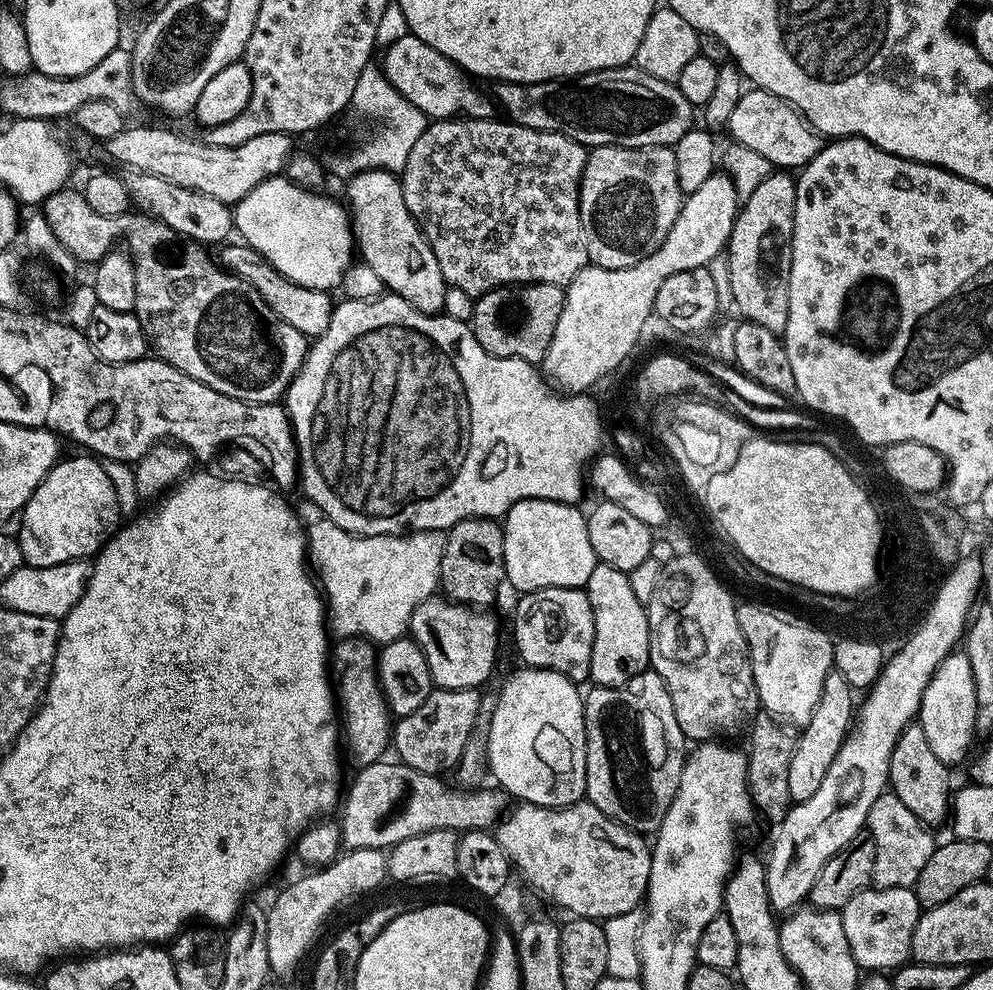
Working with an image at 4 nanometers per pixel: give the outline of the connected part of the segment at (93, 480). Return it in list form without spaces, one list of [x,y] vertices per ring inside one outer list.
[[[80,455],[84,456],[72,456],[56,463],[19,513],[18,539],[27,567],[49,568],[71,560],[88,560],[121,527],[120,496],[115,482],[95,455]]]

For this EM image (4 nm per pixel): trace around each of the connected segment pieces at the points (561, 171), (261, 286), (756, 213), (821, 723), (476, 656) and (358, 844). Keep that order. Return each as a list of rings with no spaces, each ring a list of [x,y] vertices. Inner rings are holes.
[[[493,118],[490,120],[433,120],[429,123],[428,128],[414,142],[414,146],[410,149],[410,158],[406,158],[406,166],[404,171],[399,173],[400,185],[402,186],[402,194],[406,198],[406,208],[410,210],[410,214],[414,214],[414,218],[419,222],[420,229],[424,231],[424,237],[430,242],[430,250],[434,250],[434,258],[438,258],[438,266],[442,266],[442,274],[444,280],[448,283],[449,288],[457,288],[458,290],[466,290],[466,294],[470,294],[473,298],[486,294],[495,288],[503,288],[514,284],[558,284],[567,286],[574,277],[580,273],[589,263],[588,251],[586,250],[586,238],[582,230],[582,218],[580,217],[580,179],[584,173],[584,167],[588,161],[589,149],[583,144],[579,144],[574,138],[566,138],[566,134],[561,132],[543,132],[542,130],[534,130],[527,128],[521,124],[514,124],[504,118]]]
[[[228,242],[219,249],[219,263],[233,276],[240,276],[246,282],[250,282],[250,286],[254,286],[254,290],[258,290],[258,294],[262,294],[262,298],[270,307],[277,312],[286,322],[290,322],[290,326],[294,326],[294,330],[298,330],[309,338],[315,338],[323,334],[326,326],[330,326],[330,318],[334,307],[334,300],[331,295],[322,290],[314,290],[306,286],[298,286],[293,280],[288,280],[278,270],[274,270],[274,266],[264,256],[259,256],[255,250],[248,247],[243,242]]]
[[[773,170],[765,180],[758,182],[754,194],[743,197],[726,249],[726,263],[730,274],[730,290],[735,311],[740,311],[739,315],[743,319],[758,322],[758,326],[766,326],[766,330],[777,334],[782,334],[786,330],[786,318],[790,314],[788,279],[794,238],[795,201],[795,179],[787,171]]]
[[[835,670],[829,672],[826,682],[822,682],[822,694],[818,698],[818,706],[814,706],[814,714],[804,728],[799,729],[800,737],[794,741],[794,758],[787,760],[790,766],[790,798],[799,802],[812,797],[817,790],[822,778],[826,778],[826,770],[830,770],[830,762],[838,754],[848,738],[848,733],[854,724],[854,713],[858,708],[854,690],[842,674]]]
[[[440,594],[426,598],[414,610],[408,632],[426,654],[426,666],[430,666],[430,678],[435,687],[479,689],[480,684],[491,678],[496,655],[500,652],[500,624],[488,612],[491,611],[457,604]]]
[[[381,758],[374,764],[363,765],[352,785],[349,788],[347,785],[342,800],[344,817],[338,820],[345,849],[391,850],[398,842],[414,838],[414,834],[443,828],[457,834],[488,830],[500,823],[509,807],[510,797],[499,786],[461,790],[451,783],[448,785],[439,775],[414,770],[399,762],[387,764],[386,761]]]

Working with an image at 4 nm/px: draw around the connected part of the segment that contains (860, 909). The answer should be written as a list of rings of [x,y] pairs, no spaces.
[[[864,888],[840,912],[850,954],[861,970],[895,970],[909,963],[914,926],[918,926],[922,909],[912,888]]]

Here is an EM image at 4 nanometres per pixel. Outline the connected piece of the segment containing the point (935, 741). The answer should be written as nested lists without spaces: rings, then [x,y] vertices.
[[[963,650],[949,654],[938,666],[934,678],[926,686],[922,694],[922,702],[918,713],[918,723],[926,733],[928,745],[932,747],[938,762],[949,766],[967,761],[968,747],[972,744],[972,736],[976,731],[976,699],[974,698],[974,674],[970,666],[970,658]]]

